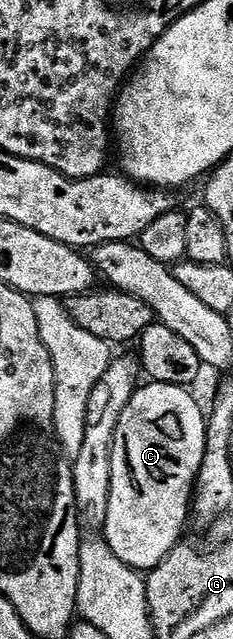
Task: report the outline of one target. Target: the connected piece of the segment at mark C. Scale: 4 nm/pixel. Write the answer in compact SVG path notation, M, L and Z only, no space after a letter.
M144 383L135 389L129 406L125 406L125 410L121 414L121 422L117 422L117 434L113 442L113 478L111 479L111 493L109 494L109 514L101 532L107 544L113 550L113 554L117 558L121 558L121 562L125 562L136 570L156 568L169 554L169 550L173 550L173 546L180 543L182 536L179 535L182 534L183 527L187 524L187 512L189 516L193 508L195 481L199 479L201 462L207 453L207 416L205 415L205 408L203 412L202 406L189 393L190 391L187 388L178 388L172 384Z

